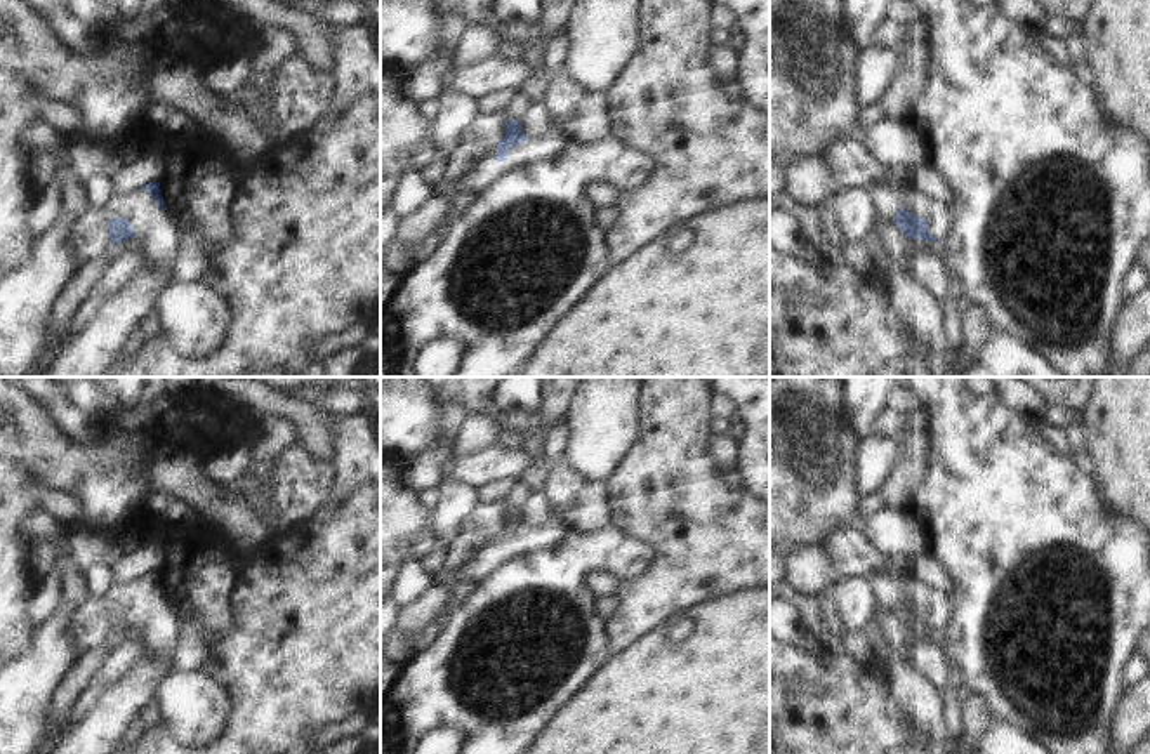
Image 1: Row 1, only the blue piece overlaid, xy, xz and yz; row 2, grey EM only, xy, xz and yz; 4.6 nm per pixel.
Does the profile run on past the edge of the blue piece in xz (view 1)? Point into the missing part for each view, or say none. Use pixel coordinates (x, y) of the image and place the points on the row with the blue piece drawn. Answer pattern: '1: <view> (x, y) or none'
1: xz (541, 148)

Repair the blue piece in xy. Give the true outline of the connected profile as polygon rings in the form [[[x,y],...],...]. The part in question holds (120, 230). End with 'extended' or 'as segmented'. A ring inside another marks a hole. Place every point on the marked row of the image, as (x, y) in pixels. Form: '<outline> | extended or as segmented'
[[[148,182],[141,189],[113,196],[102,214],[109,222],[113,245],[137,238],[139,262],[163,278],[165,285],[174,281],[170,266],[179,247],[179,233],[163,203],[160,182]]] | extended

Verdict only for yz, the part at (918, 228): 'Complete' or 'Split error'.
Split error.

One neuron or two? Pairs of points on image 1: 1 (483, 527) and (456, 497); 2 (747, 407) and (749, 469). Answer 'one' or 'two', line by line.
1: two
2: one

